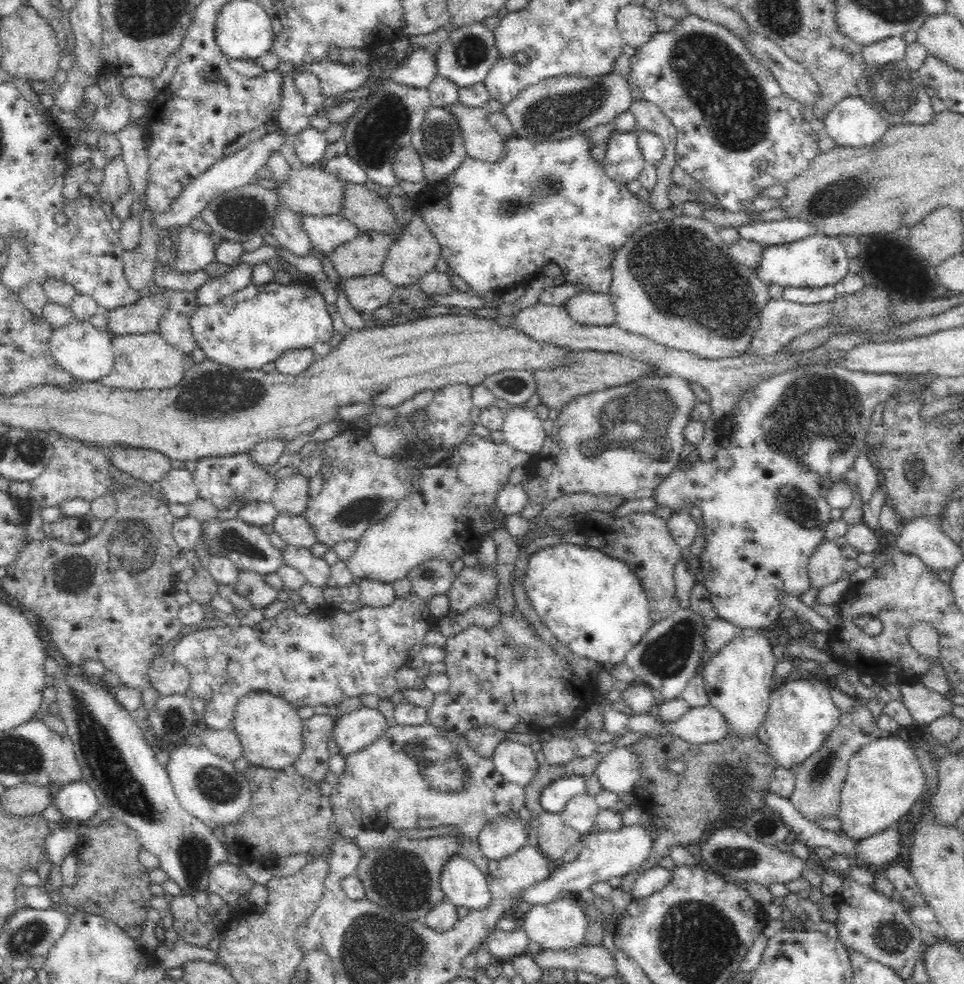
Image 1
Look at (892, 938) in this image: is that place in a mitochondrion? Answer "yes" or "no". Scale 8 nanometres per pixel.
yes

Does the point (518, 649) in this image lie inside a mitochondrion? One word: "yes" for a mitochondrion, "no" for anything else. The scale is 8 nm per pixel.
yes

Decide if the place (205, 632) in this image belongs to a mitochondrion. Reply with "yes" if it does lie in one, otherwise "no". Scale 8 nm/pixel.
no

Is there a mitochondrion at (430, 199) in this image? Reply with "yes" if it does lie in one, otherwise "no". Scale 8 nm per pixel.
no

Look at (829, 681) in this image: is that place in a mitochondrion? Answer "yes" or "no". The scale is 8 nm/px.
no

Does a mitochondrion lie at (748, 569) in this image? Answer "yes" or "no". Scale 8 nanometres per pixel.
no

